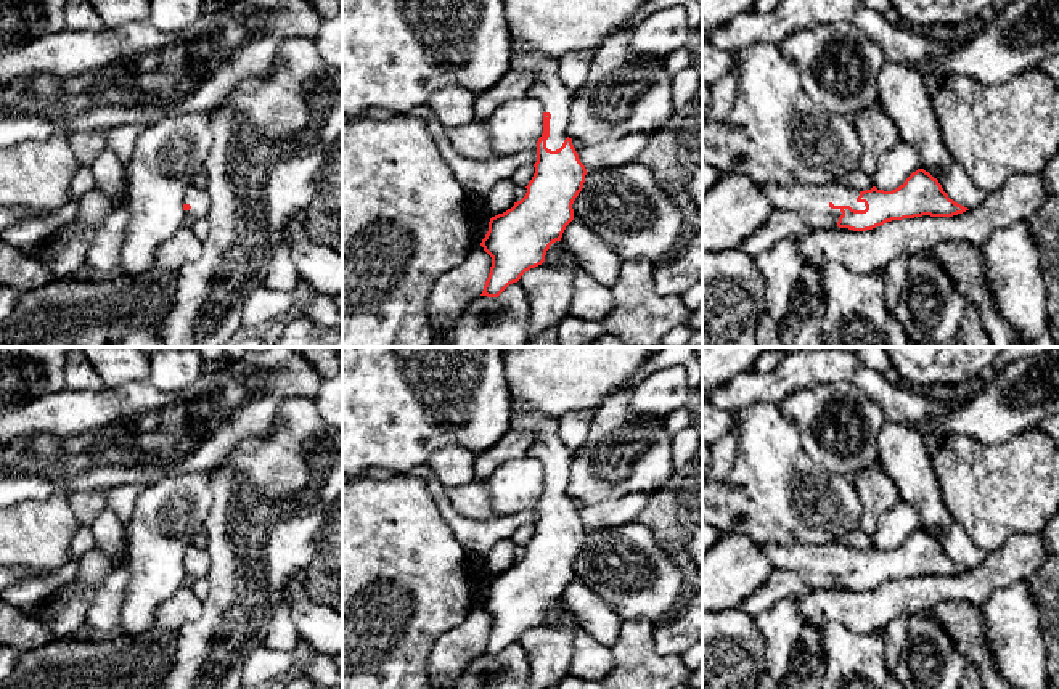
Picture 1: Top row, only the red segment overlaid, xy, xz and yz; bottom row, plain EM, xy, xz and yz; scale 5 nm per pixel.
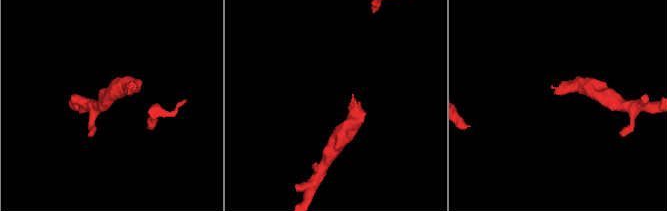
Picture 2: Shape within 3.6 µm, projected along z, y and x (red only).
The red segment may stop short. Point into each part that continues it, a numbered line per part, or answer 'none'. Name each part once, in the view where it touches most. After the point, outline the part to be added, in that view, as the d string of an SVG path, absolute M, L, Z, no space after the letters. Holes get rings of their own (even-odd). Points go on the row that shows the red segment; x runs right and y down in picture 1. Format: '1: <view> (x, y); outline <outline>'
1: yz (812, 203); outline M760 185L758 188L773 209L795 210L812 231L837 228L840 206L850 206L855 210L866 209L865 202L857 201L860 191L842 185Z

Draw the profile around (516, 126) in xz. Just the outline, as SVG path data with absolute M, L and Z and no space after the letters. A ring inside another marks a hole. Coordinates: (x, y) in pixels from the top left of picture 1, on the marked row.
M530 95L508 100L485 120L490 146L500 157L537 146L543 133L543 104Z

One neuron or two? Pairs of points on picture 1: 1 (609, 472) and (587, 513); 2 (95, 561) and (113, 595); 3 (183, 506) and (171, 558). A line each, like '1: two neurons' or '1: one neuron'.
1: two neurons
2: two neurons
3: one neuron

